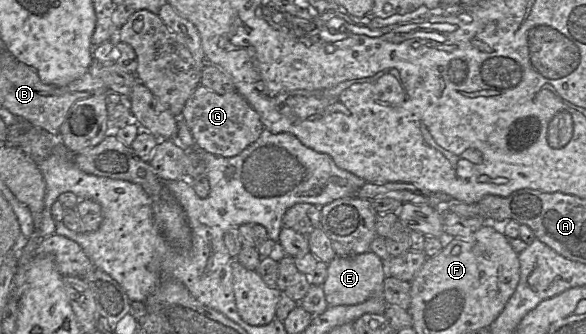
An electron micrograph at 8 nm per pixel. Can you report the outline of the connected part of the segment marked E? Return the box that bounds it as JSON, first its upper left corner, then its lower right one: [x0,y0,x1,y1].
[322,251,387,305]

